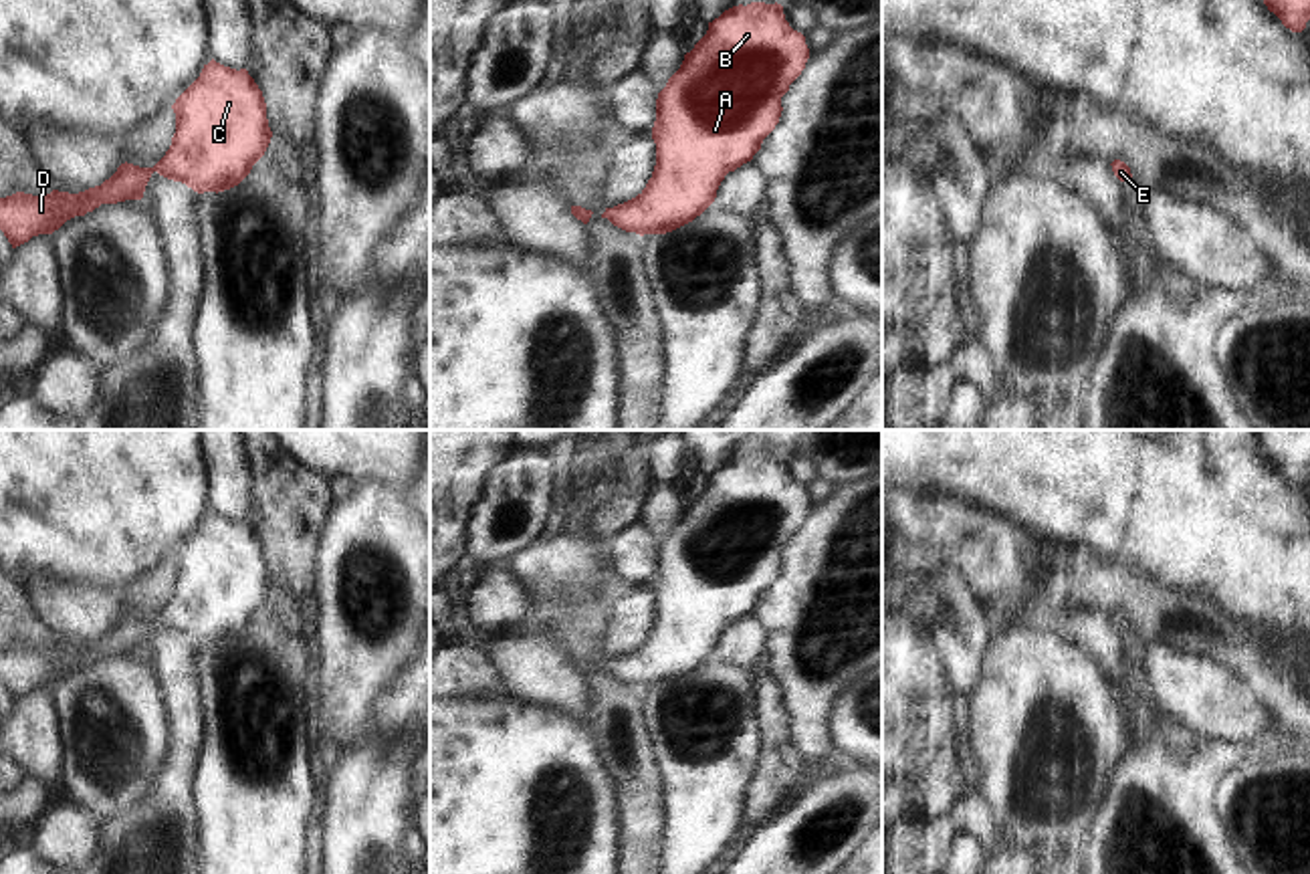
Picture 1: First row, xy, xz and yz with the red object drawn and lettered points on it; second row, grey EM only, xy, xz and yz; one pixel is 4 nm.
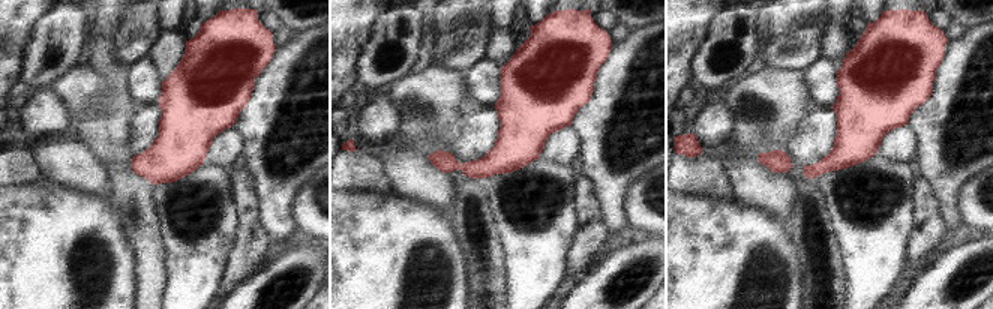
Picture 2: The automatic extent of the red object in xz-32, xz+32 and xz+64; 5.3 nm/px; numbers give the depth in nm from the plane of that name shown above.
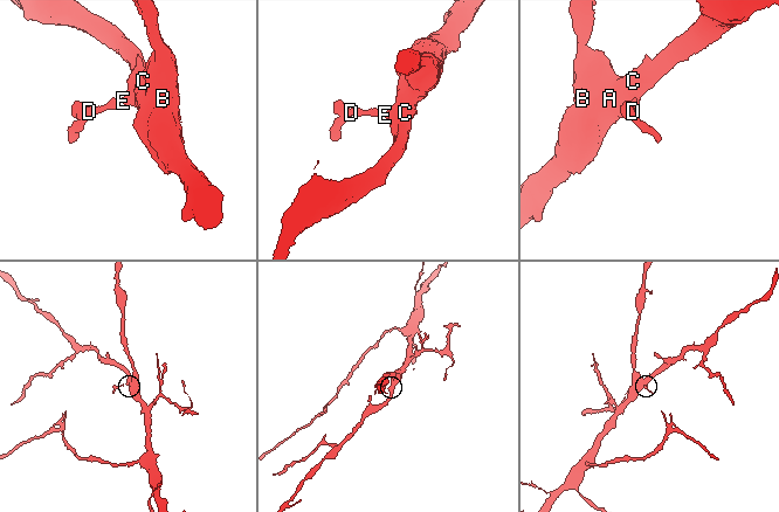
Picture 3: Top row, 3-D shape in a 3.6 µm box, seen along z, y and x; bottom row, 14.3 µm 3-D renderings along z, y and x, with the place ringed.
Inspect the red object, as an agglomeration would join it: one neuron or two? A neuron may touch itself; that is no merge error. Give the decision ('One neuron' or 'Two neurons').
One neuron.

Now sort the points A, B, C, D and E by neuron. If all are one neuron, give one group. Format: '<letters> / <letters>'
A B C D E

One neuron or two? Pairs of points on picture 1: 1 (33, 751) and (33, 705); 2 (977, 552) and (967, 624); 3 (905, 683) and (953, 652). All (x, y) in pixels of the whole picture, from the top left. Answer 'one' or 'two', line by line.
1: one
2: two
3: two

